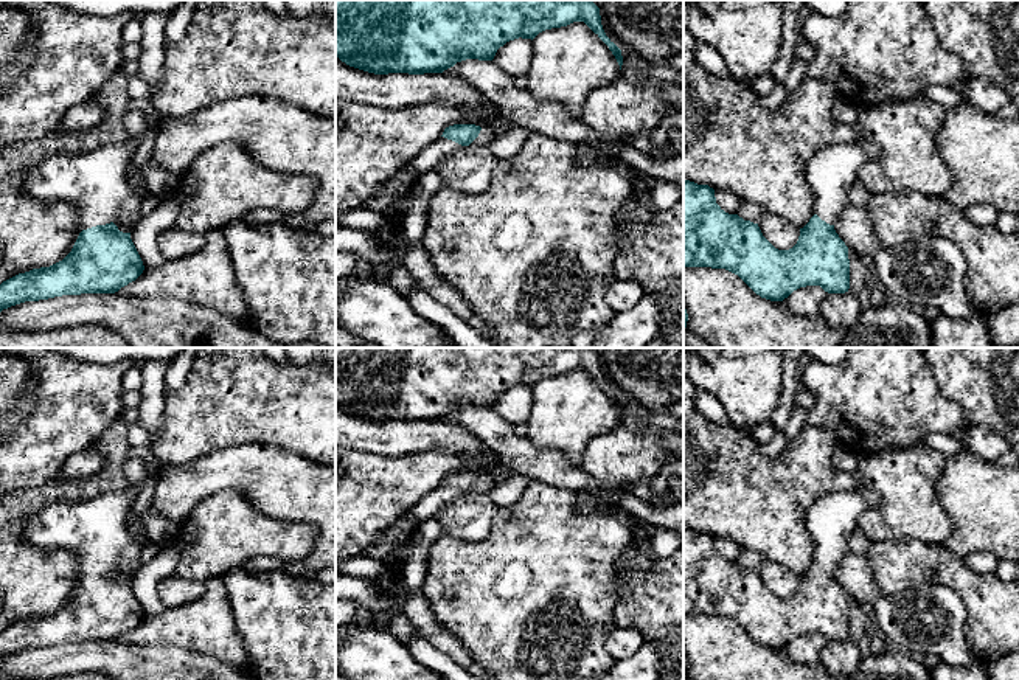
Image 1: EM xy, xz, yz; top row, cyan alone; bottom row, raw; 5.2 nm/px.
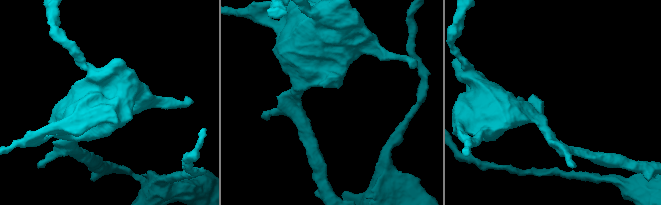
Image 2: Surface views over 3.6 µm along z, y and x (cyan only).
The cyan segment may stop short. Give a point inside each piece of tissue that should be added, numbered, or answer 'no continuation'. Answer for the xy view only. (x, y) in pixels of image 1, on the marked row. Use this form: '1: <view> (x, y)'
1: xy (95, 180)

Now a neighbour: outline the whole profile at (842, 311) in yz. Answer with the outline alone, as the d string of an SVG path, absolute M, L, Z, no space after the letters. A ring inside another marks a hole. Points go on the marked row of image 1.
M851 292L828 293L819 312L829 328L850 329L859 321L864 307L865 304Z

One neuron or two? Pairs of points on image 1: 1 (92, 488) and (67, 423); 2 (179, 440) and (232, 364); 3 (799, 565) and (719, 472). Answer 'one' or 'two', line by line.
1: two
2: one
3: one

